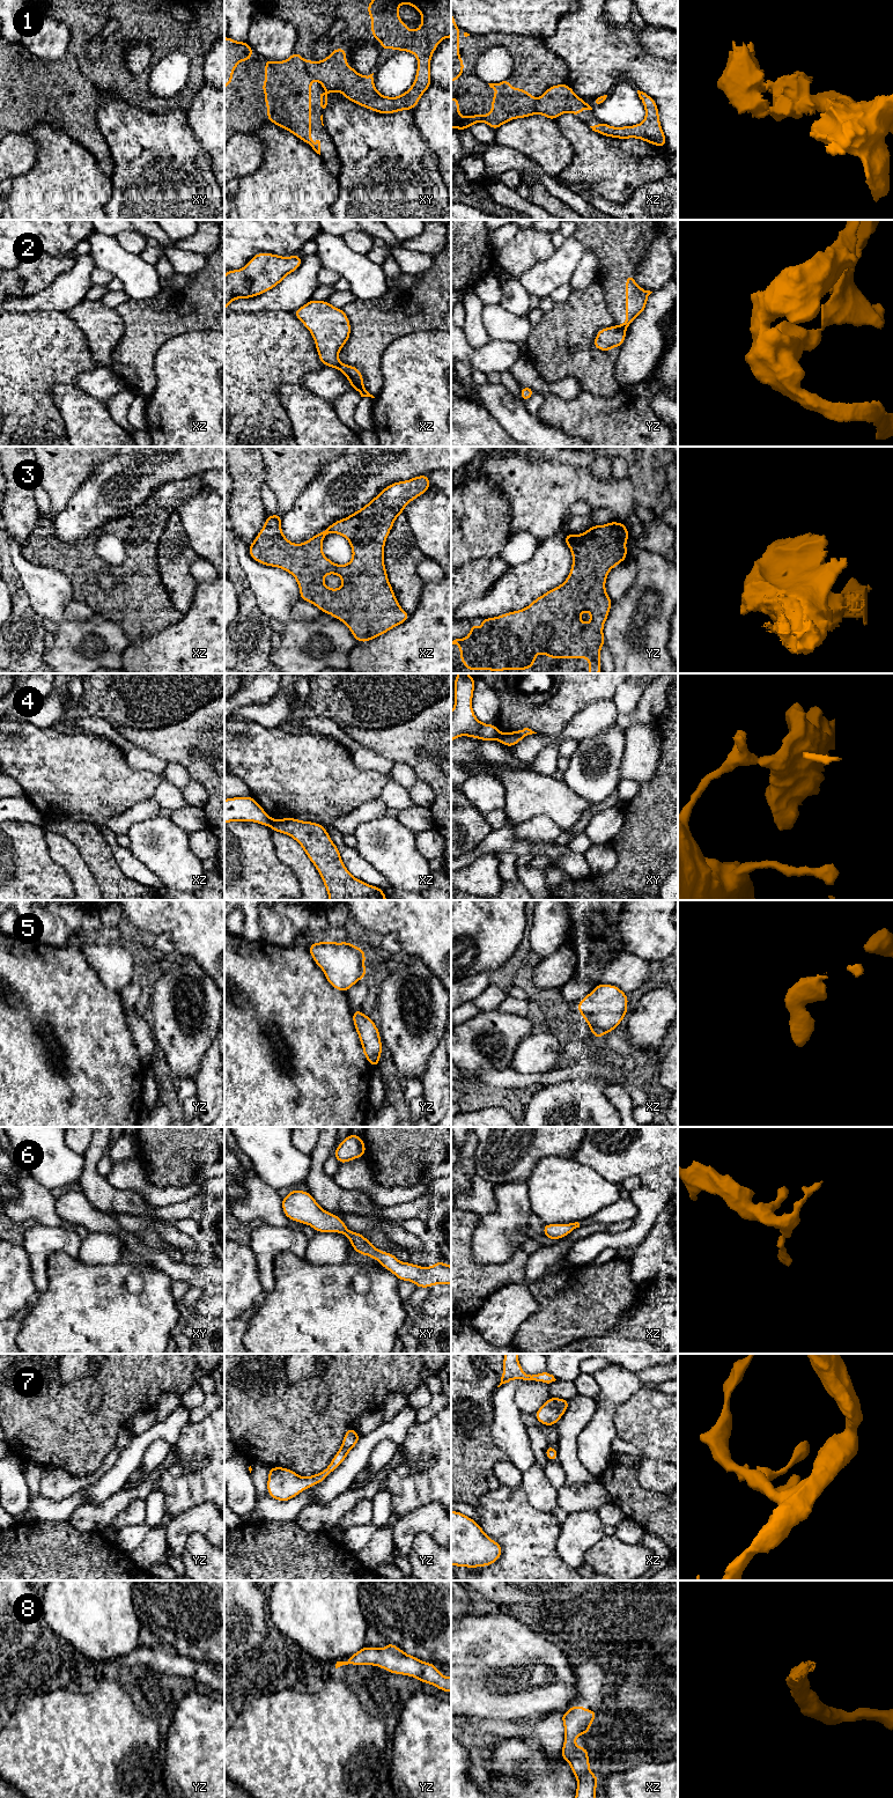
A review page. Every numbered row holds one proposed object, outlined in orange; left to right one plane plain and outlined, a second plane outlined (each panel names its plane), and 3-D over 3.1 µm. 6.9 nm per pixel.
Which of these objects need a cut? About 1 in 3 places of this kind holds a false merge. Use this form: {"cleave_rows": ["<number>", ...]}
{"cleave_rows": ["1", "2", "4"]}

